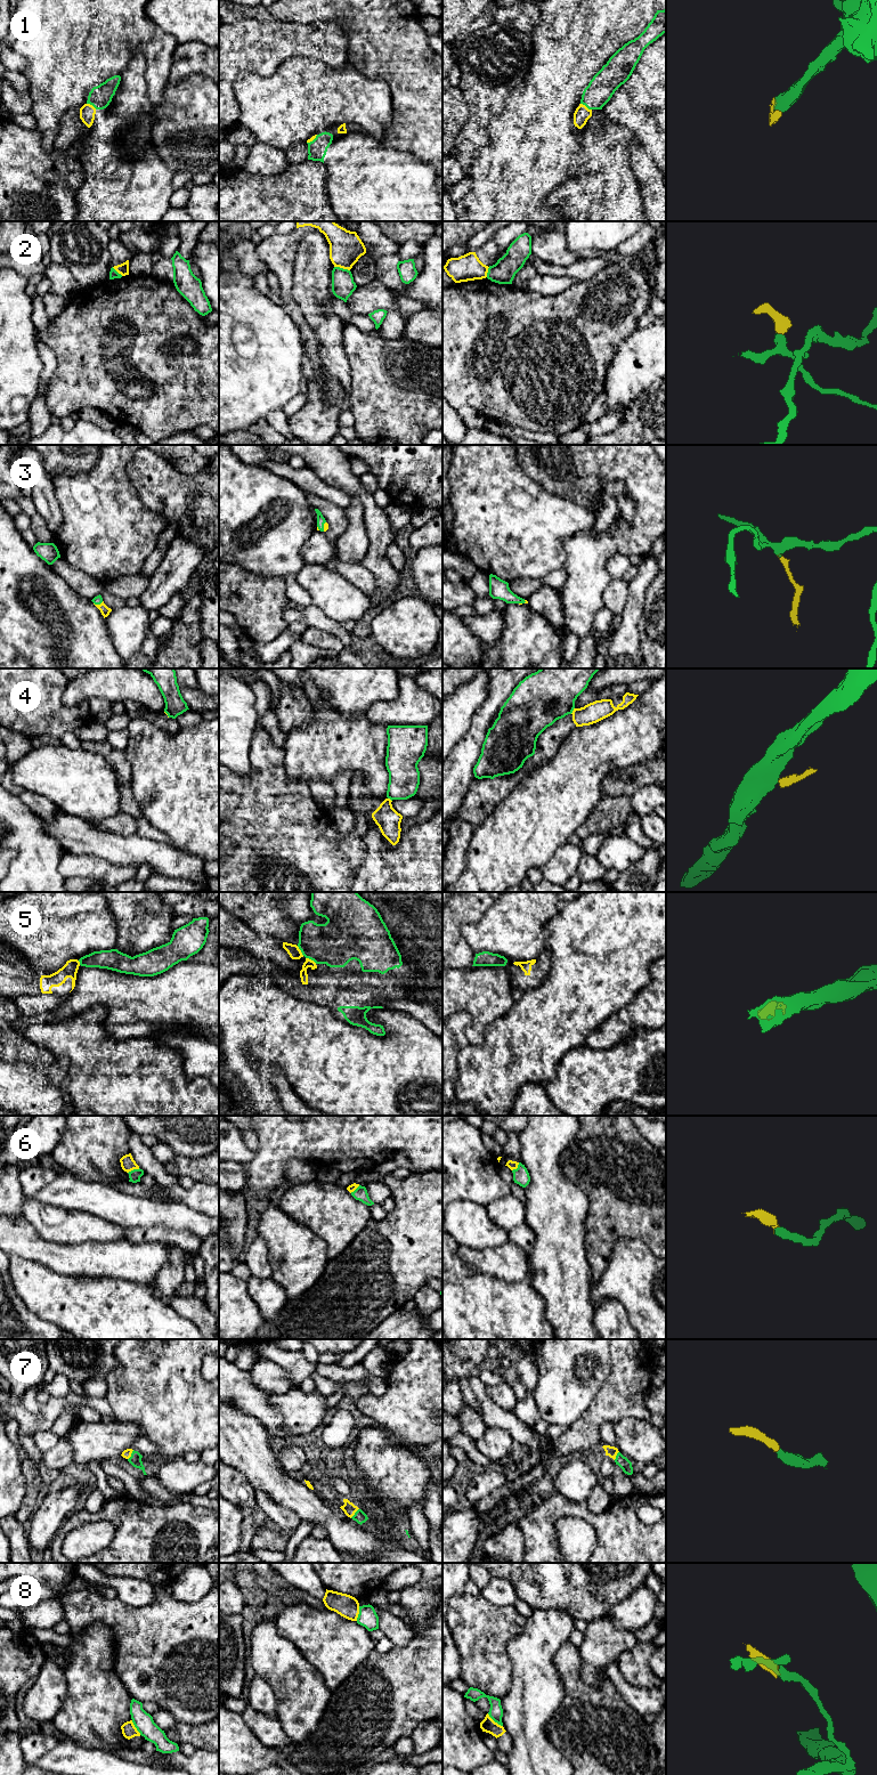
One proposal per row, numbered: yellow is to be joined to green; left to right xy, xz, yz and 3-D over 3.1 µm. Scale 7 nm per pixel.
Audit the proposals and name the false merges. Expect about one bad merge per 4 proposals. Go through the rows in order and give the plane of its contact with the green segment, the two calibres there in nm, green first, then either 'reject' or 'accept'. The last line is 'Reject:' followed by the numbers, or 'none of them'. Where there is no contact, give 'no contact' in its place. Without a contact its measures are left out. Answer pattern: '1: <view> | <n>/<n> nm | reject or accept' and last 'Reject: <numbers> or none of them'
1: yz | 190/110 nm | accept
2: xz | 160/240 nm | reject
3: xy | 60/70 nm | accept
4: yz | 380/140 nm | reject
5: xz | 320/60 nm | accept
6: xy | 90/100 nm | accept
7: xy | 80/60 nm | accept
8: yz | 100/100 nm | reject
Reject: 2, 4, 8

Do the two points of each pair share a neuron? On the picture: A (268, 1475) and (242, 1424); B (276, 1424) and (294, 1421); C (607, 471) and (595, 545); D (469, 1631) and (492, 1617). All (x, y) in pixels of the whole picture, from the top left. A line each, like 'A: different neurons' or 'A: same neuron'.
A: same neuron
B: different neurons
C: same neuron
D: same neuron

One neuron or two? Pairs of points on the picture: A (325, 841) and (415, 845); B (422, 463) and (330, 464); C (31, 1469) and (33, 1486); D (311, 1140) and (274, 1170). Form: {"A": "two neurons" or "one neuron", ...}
{"A": "two neurons", "B": "two neurons", "C": "one neuron", "D": "one neuron"}

